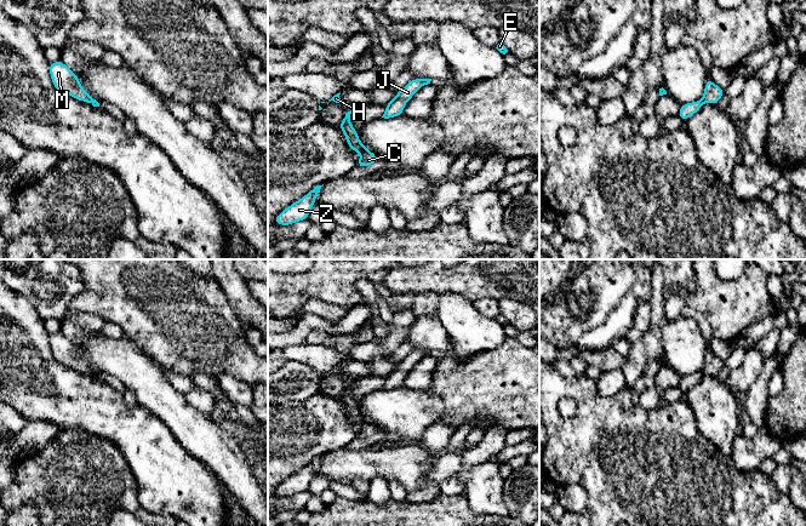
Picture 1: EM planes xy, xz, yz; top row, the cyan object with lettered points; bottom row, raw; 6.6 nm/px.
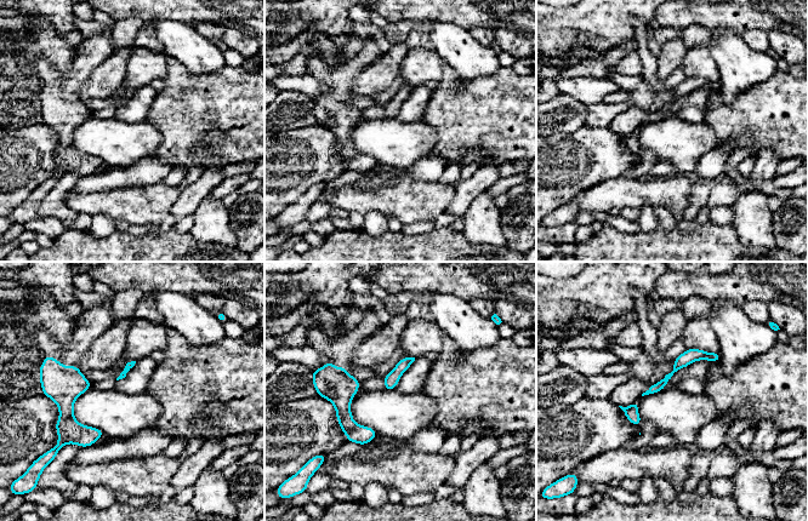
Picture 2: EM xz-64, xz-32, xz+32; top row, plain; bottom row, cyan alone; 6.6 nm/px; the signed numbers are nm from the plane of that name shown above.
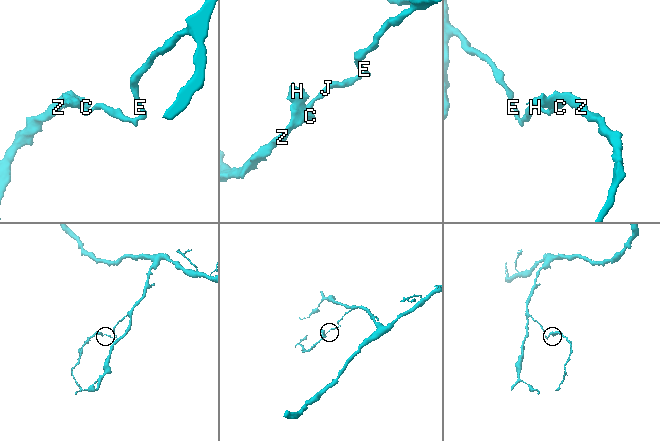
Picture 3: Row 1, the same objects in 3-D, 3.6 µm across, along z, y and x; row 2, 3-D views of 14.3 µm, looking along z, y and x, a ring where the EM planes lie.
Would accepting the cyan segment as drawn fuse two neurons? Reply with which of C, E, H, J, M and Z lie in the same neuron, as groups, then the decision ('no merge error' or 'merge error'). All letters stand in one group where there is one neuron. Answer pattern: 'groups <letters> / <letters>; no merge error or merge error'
groups C H M Z / E J; merge error

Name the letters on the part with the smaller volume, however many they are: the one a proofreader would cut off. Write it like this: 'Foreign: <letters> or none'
Foreign: C, H, M, Z

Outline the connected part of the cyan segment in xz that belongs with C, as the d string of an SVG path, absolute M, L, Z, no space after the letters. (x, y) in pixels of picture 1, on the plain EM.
M358 379L348 383L338 399L344 404L347 414L351 419L351 422L361 425L358 433L358 439L366 439L377 433L377 427L375 424L362 421L358 402L350 395L350 385L354 384L356 381Z

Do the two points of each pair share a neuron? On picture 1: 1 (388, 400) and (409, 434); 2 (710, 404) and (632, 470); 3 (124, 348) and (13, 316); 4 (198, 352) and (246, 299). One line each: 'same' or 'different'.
1: same
2: different
3: different
4: different

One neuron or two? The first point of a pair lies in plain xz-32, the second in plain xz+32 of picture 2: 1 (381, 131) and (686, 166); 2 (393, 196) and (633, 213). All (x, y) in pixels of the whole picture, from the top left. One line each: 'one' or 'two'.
1: one
2: two

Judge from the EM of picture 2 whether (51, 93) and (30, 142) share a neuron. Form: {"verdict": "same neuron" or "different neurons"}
{"verdict": "different neurons"}

